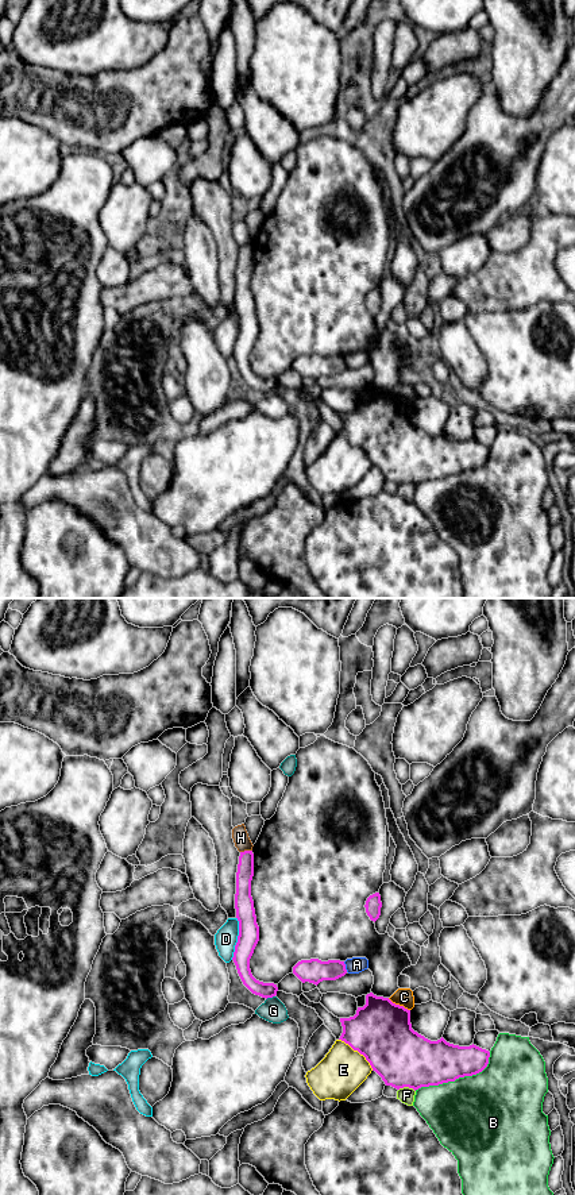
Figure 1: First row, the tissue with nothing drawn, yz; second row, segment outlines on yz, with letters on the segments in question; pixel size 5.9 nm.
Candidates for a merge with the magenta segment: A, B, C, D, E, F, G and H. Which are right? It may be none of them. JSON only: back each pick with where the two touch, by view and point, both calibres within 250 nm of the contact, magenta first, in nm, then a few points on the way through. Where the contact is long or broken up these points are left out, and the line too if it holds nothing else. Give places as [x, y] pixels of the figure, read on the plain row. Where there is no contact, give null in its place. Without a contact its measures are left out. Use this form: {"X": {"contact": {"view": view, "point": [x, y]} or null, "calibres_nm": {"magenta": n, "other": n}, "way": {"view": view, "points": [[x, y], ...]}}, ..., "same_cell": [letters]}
{"same_cell": []}

